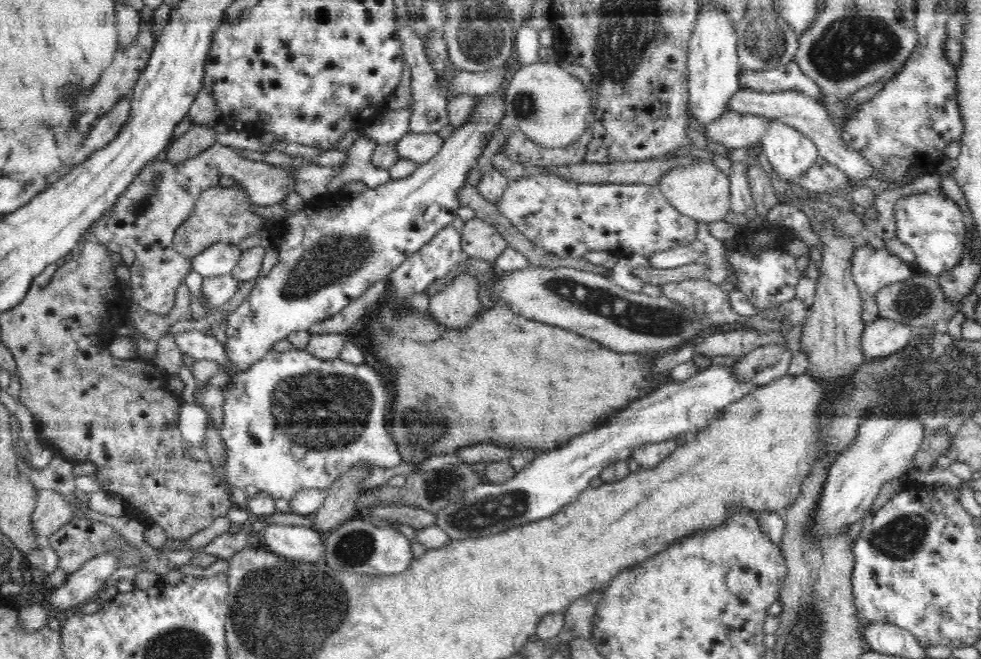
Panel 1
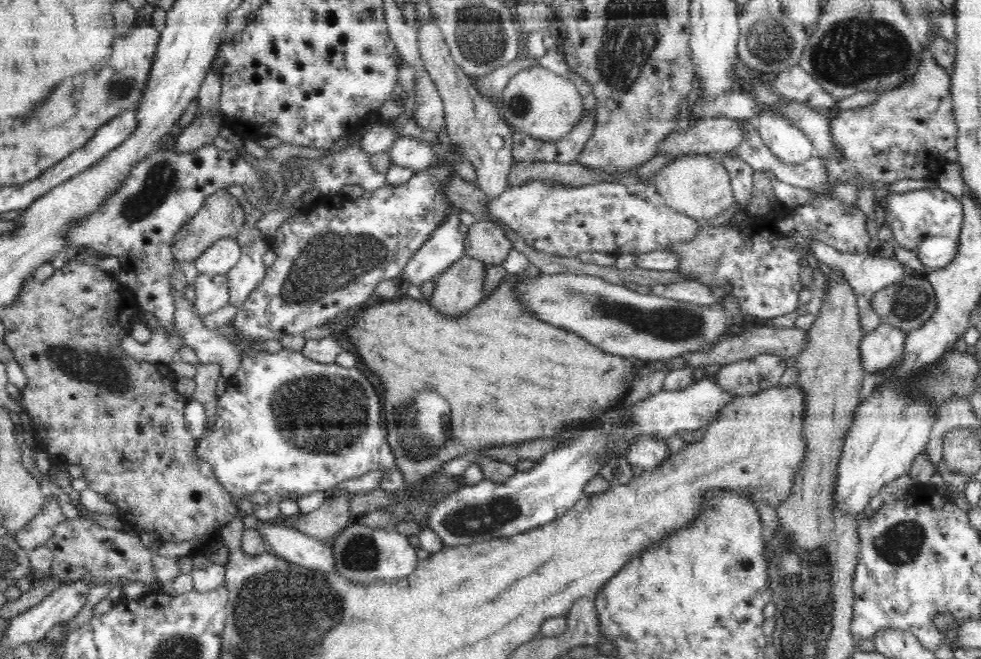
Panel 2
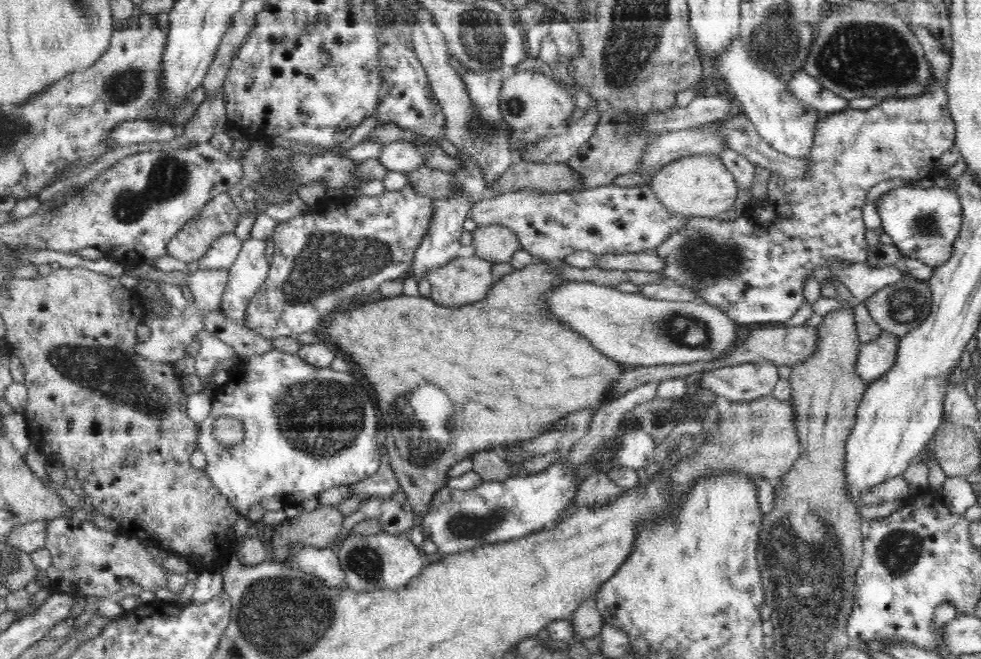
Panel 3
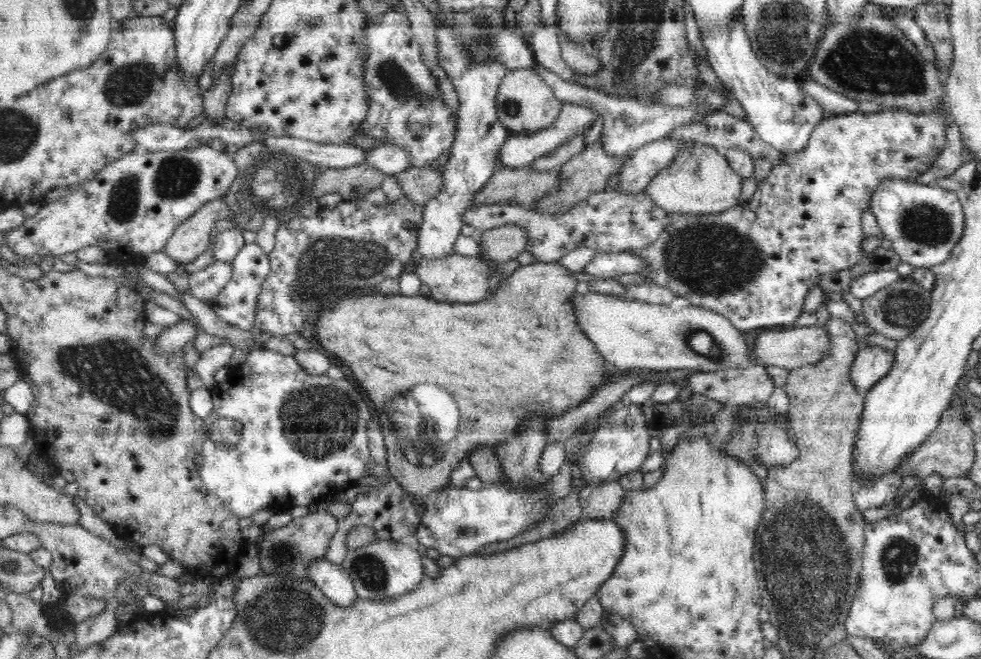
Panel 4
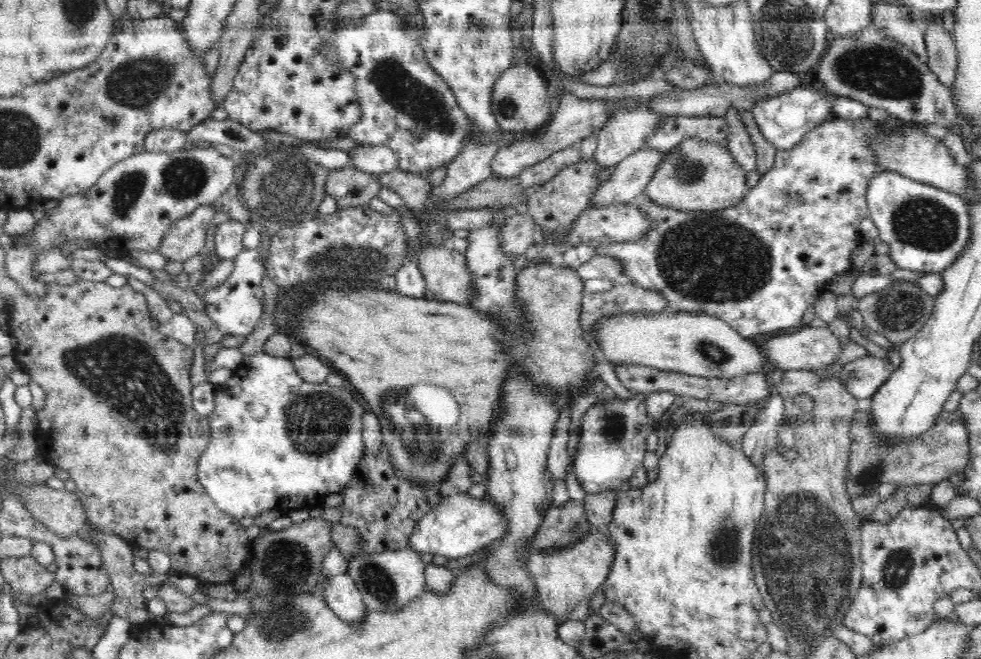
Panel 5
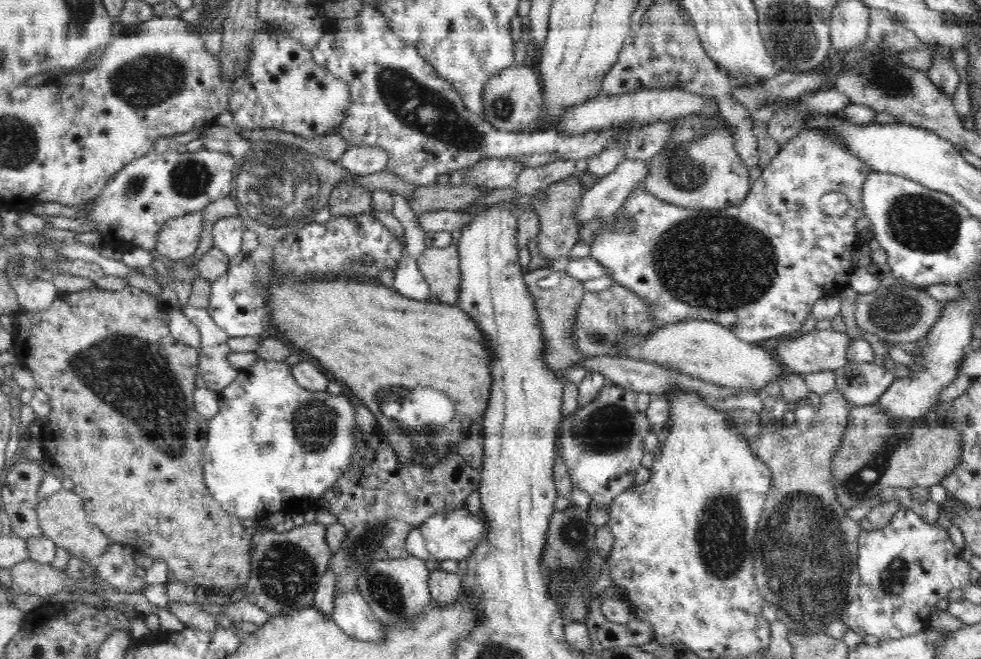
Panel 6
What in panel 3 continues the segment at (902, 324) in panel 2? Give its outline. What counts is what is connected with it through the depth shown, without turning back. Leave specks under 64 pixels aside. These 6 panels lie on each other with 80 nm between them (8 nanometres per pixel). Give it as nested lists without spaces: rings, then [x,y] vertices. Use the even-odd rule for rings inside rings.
[[[905,276],[896,284],[890,284],[875,292],[866,300],[865,308],[882,331],[903,337],[909,330],[920,326],[920,323],[928,318],[932,310],[932,295],[927,283],[916,280],[912,276]]]

